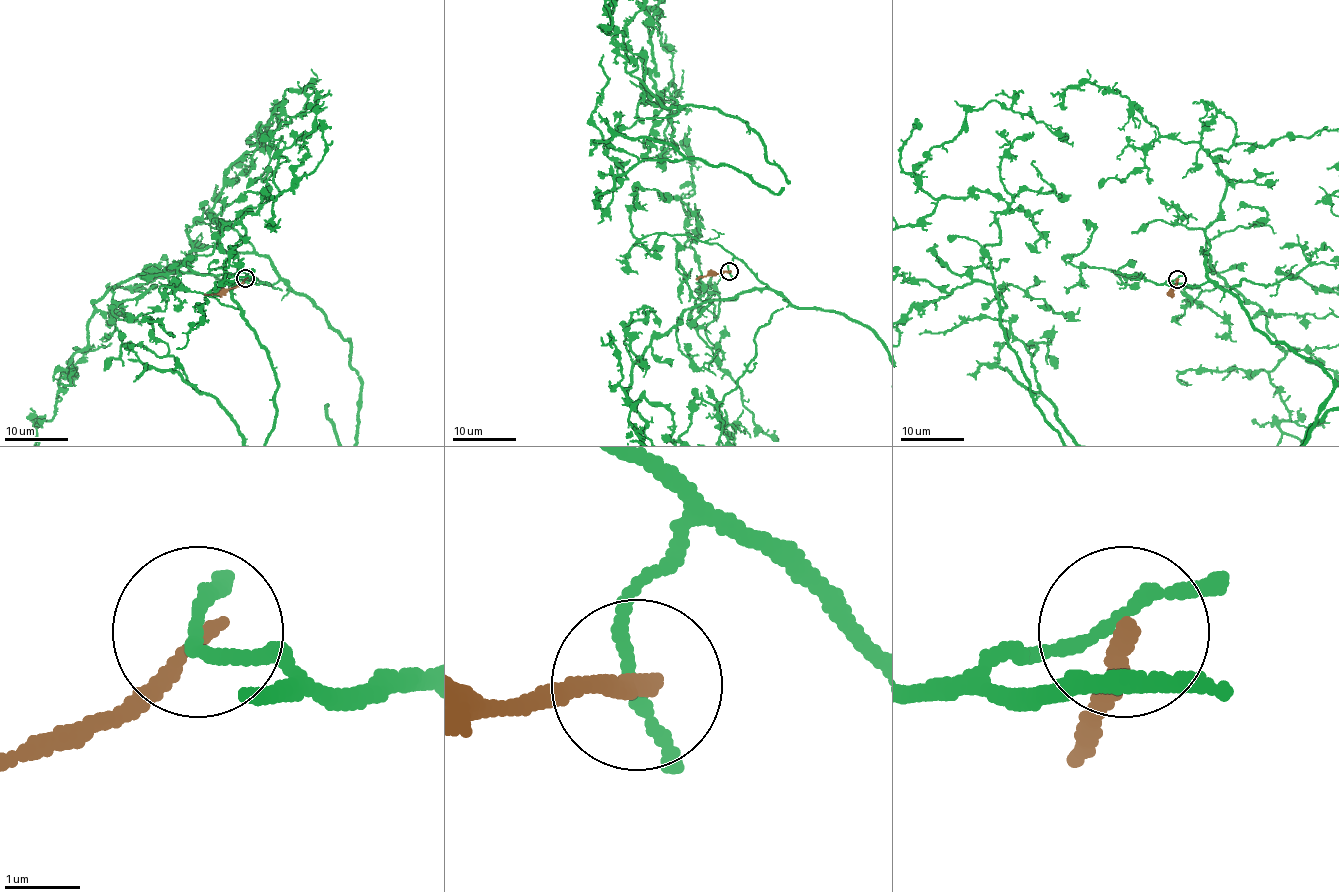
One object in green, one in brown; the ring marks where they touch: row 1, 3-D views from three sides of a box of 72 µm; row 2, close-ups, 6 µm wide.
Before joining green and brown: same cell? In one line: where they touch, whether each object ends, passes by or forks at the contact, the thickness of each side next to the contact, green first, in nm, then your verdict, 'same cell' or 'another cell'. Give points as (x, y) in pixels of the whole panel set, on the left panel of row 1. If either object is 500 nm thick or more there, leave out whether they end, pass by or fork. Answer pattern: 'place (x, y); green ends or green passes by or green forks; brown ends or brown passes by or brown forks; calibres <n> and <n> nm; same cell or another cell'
place (245, 278); green passes by; brown ends; calibres 140 and 220 nm; another cell

